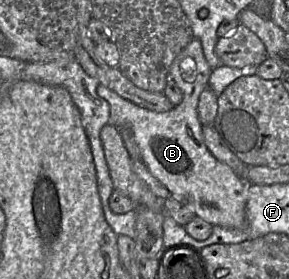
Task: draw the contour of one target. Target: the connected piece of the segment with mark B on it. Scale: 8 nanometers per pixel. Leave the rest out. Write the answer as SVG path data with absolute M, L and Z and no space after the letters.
M193 37L176 56L169 69L168 76L175 81L183 94L181 103L171 110L148 110L122 98L101 84L96 92L109 104L109 123L116 128L131 128L143 163L169 190L171 196L187 203L194 209L196 216L213 226L244 229L247 223L248 187L252 183L238 177L228 165L213 156L205 145L202 124L198 117L199 96L208 87L211 71L203 54L201 42Z

